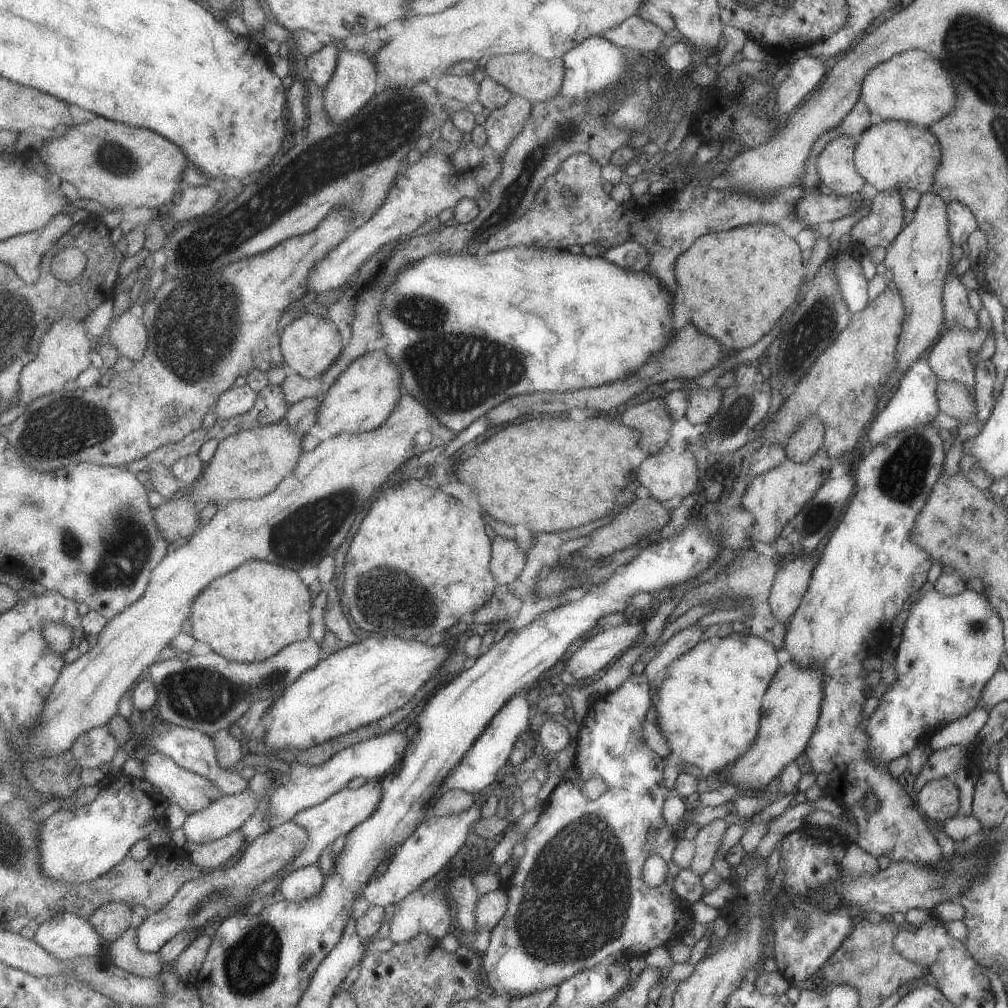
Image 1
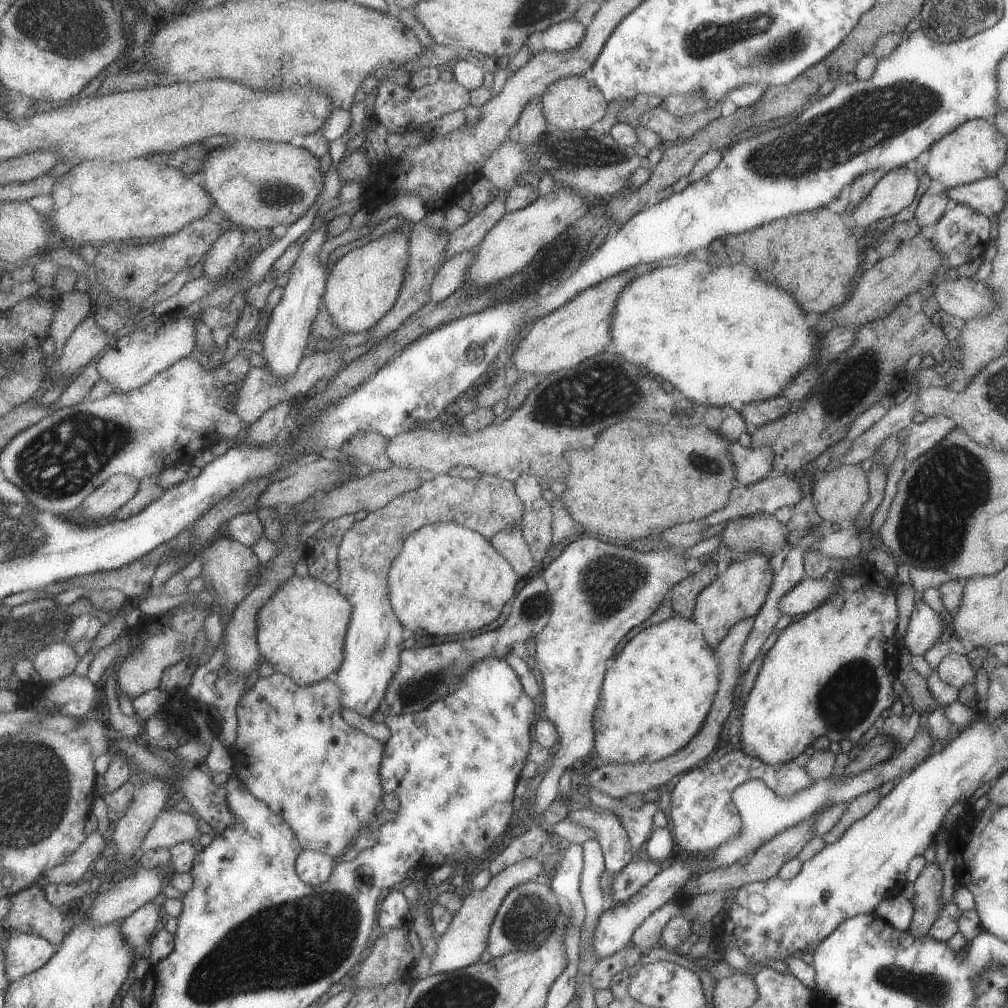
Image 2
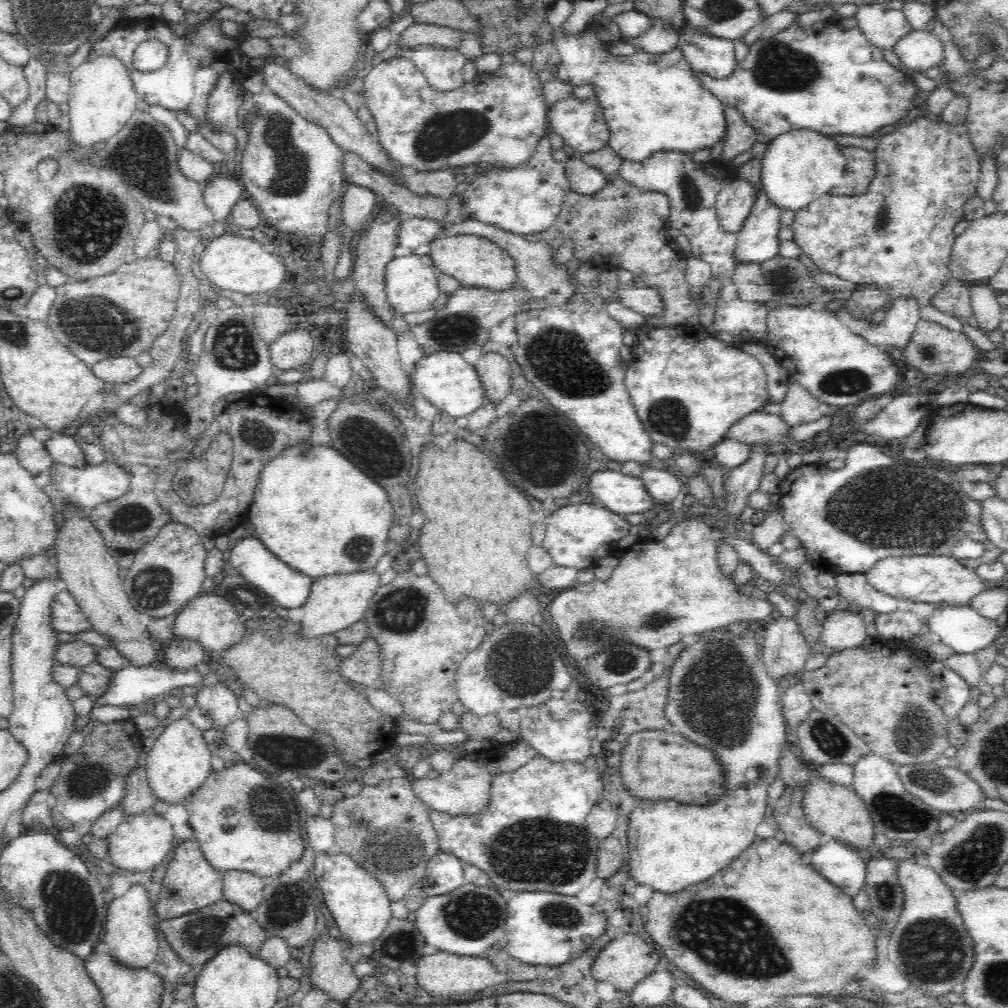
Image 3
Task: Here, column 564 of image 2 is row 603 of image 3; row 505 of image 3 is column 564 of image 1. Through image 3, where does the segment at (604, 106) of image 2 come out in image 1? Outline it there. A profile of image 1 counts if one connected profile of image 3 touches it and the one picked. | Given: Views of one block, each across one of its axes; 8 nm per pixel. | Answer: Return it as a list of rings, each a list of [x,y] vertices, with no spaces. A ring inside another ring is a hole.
[[[531,52],[494,56],[483,64],[482,75],[489,75],[513,93],[529,98],[533,103],[546,102],[563,94],[567,66],[565,59],[545,59]]]

